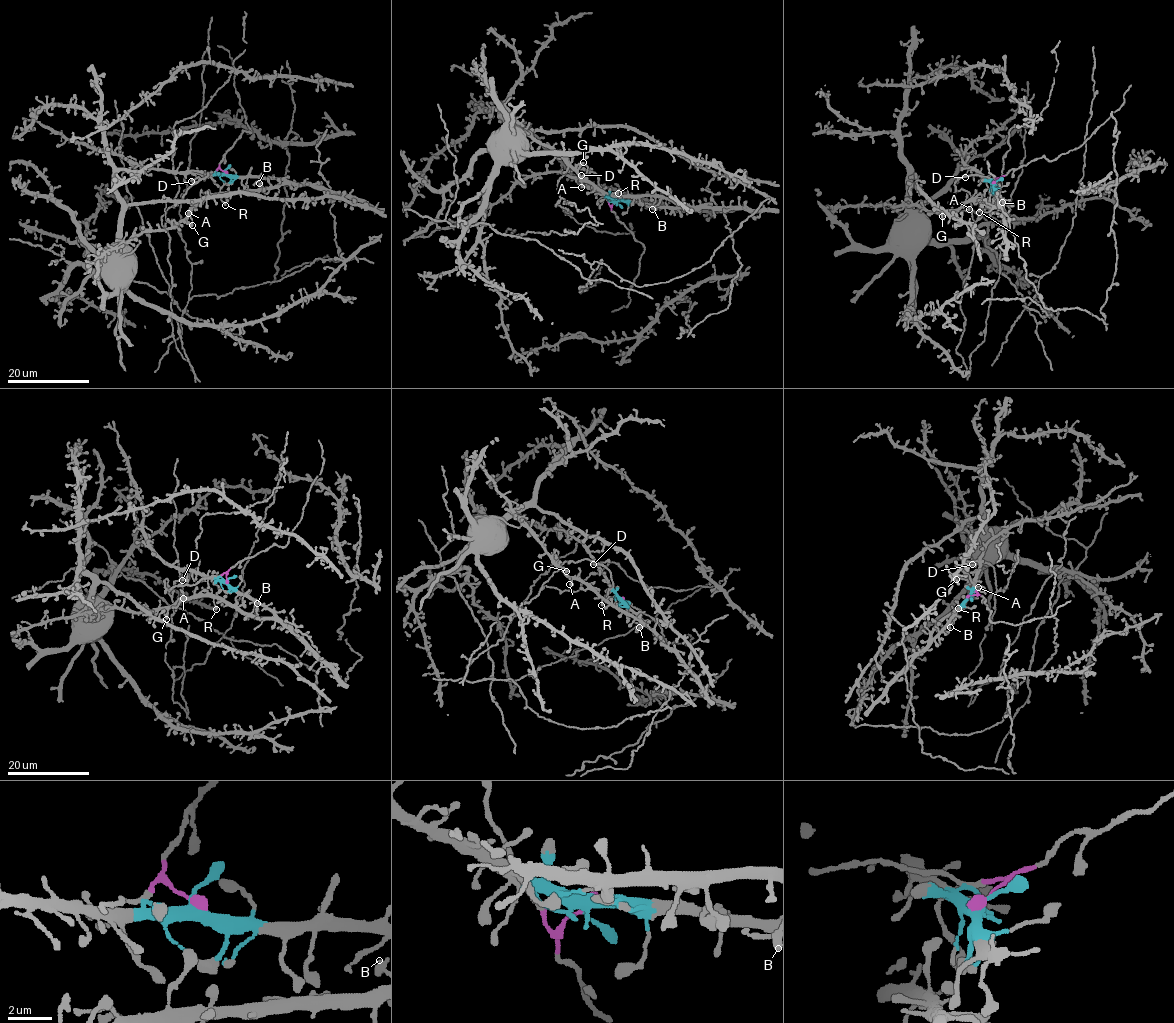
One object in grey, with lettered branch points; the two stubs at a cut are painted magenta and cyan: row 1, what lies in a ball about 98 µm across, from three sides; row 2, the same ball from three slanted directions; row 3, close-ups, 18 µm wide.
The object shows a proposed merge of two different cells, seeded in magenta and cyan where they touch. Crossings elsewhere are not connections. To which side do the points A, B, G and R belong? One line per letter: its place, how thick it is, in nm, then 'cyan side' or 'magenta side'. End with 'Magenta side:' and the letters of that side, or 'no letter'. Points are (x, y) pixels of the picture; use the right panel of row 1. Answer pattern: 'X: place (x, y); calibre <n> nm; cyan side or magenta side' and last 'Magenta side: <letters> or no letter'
A: place (969, 209); calibre 440 nm; cyan side
B: place (1002, 202); calibre 240 nm; cyan side
G: place (942, 216); calibre 480 nm; cyan side
R: place (979, 212); calibre 400 nm; cyan side
Magenta side: no letter

